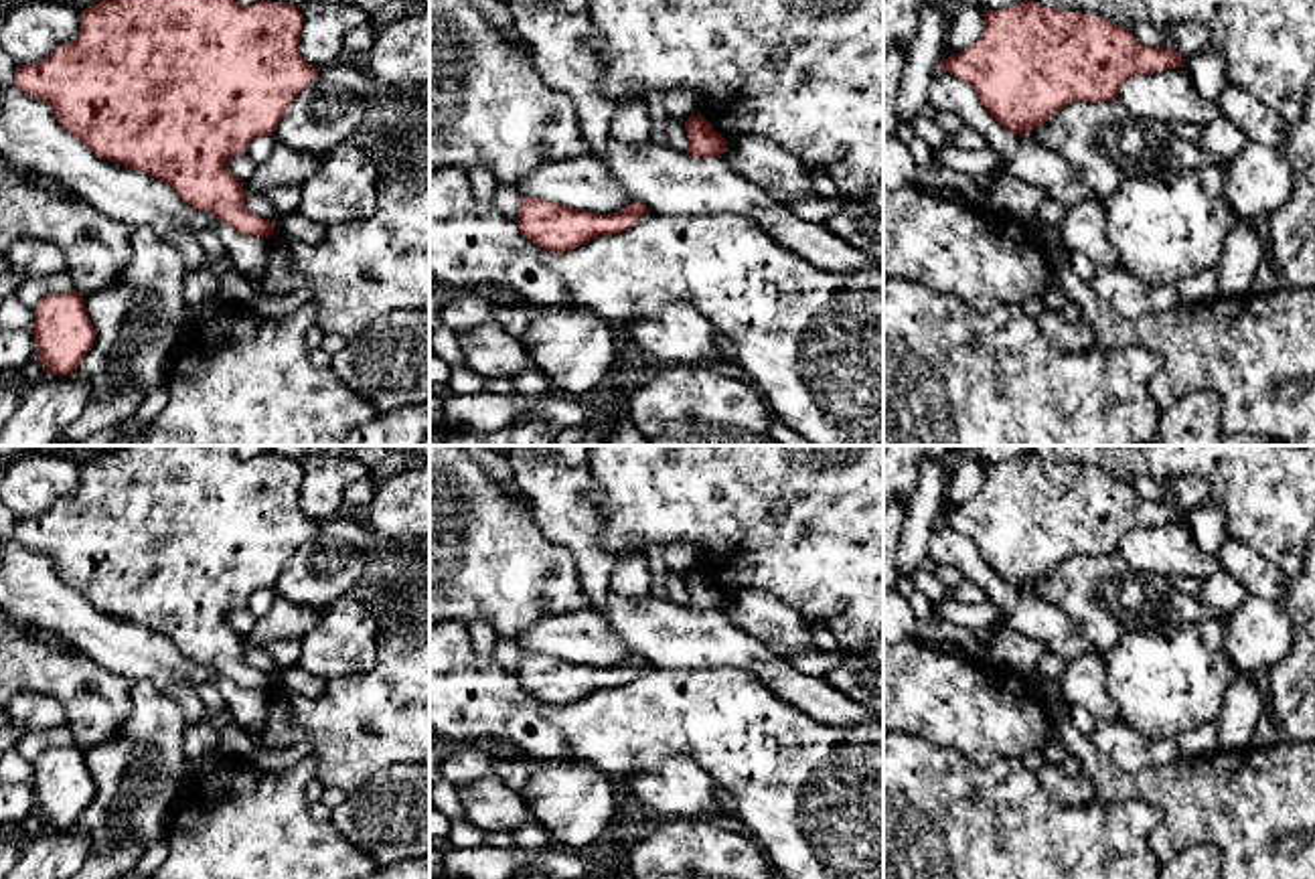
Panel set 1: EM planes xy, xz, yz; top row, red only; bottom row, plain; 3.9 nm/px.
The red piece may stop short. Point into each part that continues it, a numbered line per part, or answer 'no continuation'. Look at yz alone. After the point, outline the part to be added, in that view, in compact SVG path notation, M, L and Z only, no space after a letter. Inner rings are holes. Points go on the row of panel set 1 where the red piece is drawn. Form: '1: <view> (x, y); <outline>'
no continuation

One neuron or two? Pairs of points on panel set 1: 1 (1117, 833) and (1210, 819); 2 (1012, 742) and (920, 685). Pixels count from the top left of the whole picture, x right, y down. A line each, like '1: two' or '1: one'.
1: two
2: one

